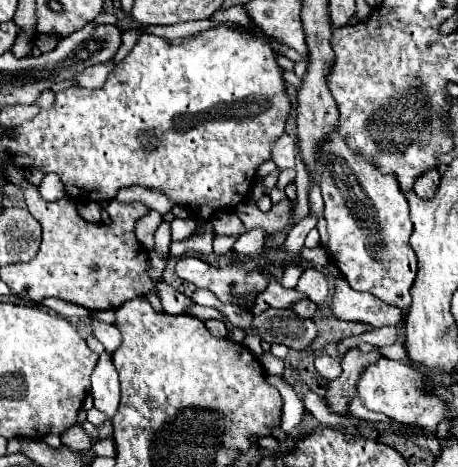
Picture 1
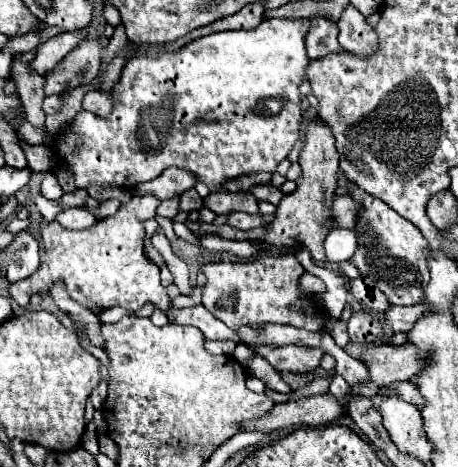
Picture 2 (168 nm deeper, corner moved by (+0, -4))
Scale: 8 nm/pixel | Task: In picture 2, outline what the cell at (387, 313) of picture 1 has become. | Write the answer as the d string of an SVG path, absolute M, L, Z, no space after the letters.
M416 304L416 306L390 306L384 312L382 322L392 332L408 332L408 330L412 330L416 318L424 314L424 310L426 310L424 304Z

